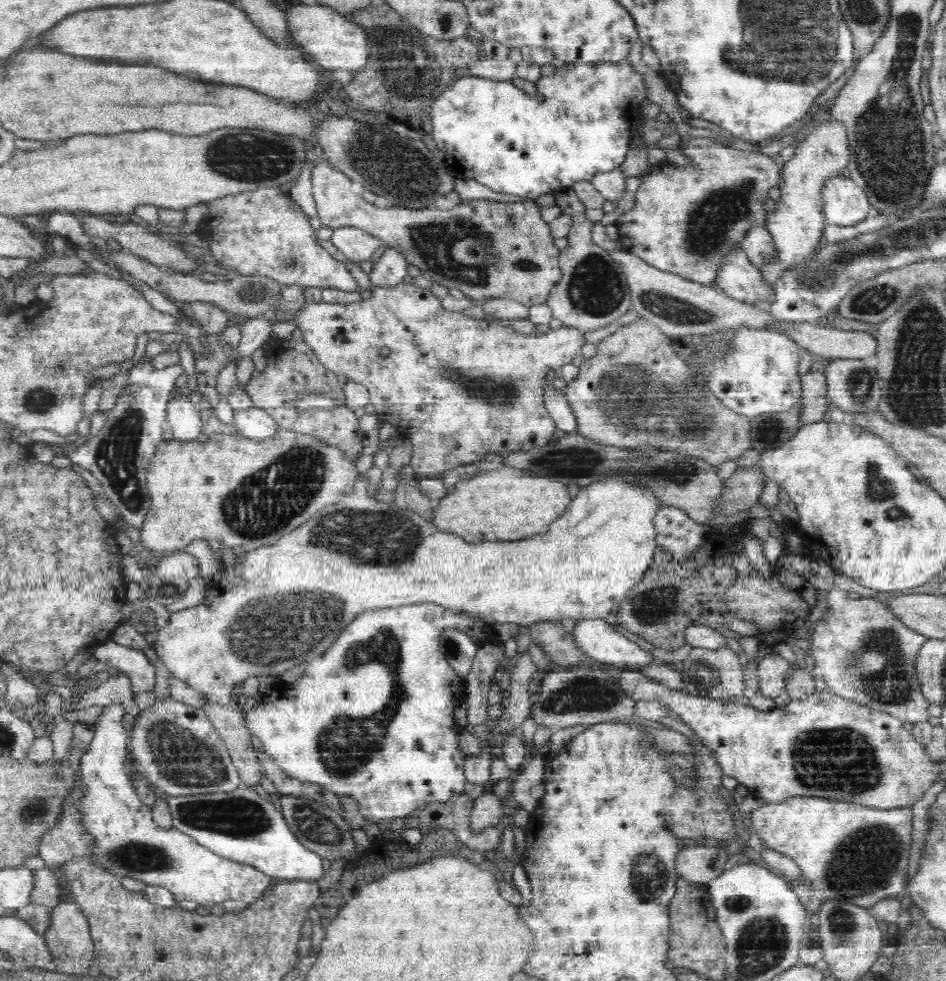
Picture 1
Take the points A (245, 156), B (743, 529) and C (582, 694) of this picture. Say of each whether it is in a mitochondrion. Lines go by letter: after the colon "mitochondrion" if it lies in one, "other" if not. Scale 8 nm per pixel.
A: mitochondrion
B: other
C: mitochondrion

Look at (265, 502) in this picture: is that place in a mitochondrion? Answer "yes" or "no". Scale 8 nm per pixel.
yes

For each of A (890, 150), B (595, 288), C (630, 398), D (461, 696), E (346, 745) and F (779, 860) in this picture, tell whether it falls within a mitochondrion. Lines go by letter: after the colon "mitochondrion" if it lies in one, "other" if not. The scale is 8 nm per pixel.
A: mitochondrion
B: mitochondrion
C: mitochondrion
D: other
E: mitochondrion
F: other

